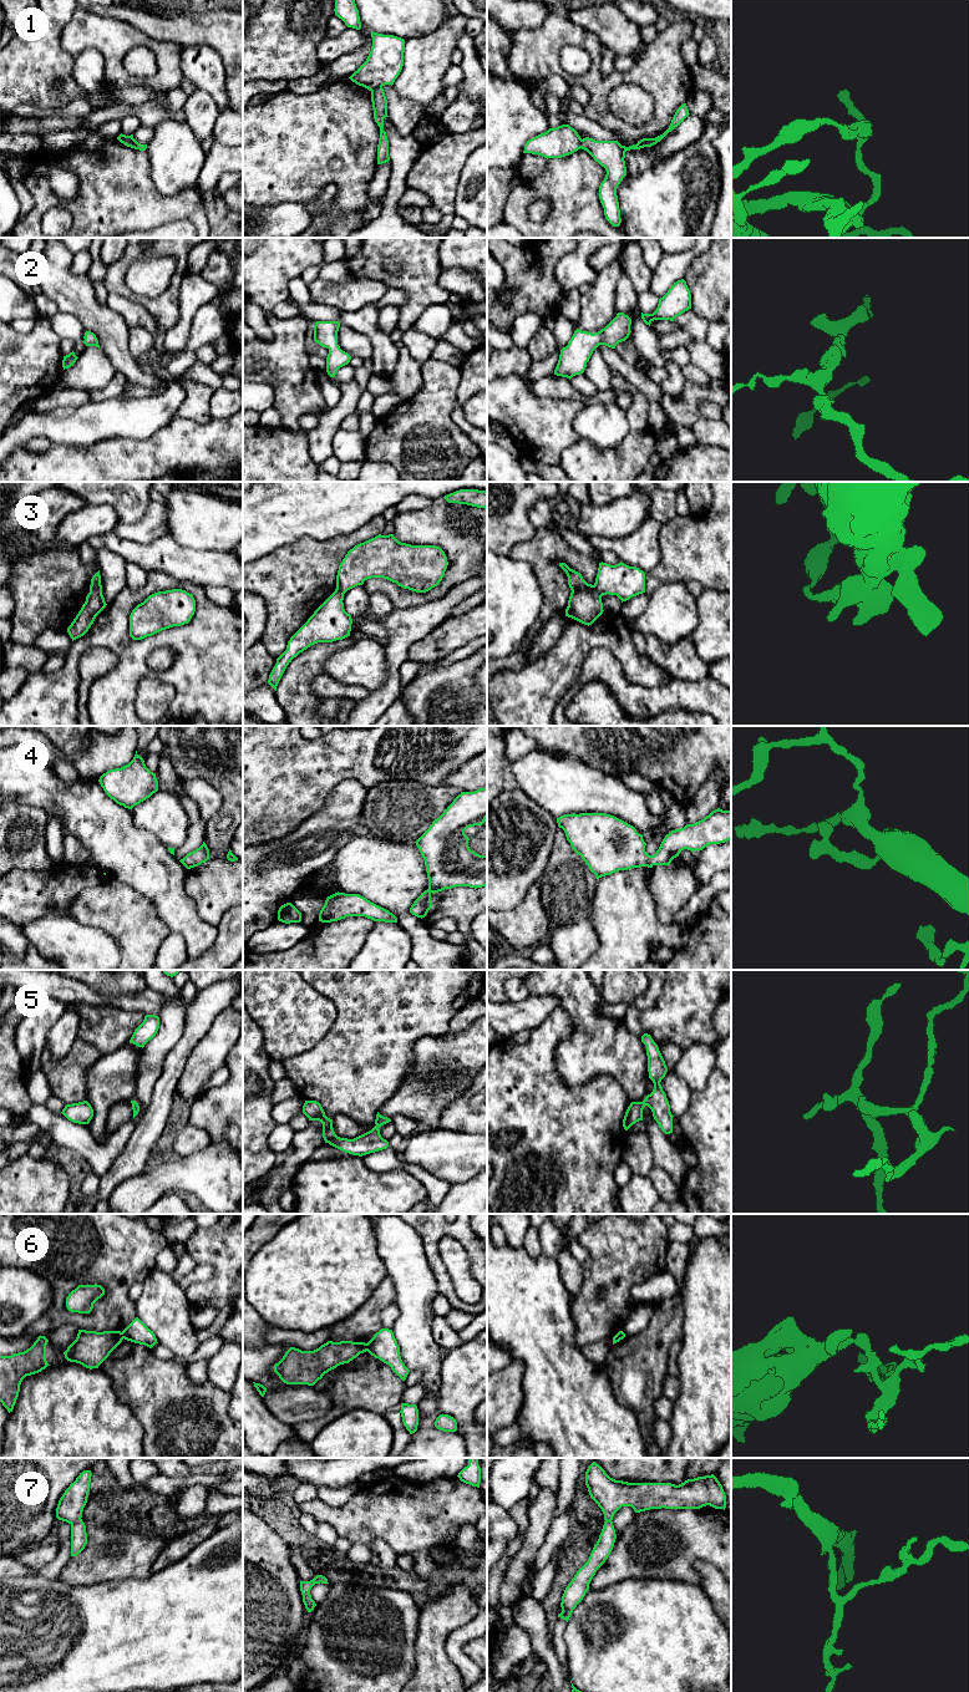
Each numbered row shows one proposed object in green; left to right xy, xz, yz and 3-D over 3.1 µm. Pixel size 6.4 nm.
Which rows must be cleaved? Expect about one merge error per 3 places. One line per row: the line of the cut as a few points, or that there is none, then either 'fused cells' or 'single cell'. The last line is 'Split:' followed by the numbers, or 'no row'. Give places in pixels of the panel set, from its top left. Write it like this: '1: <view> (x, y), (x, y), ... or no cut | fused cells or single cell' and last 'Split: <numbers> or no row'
1: xz (381, 86), (371, 91) | fused cells
2: no cut | single cell
3: xy (100, 584), (90, 592) | fused cells
4: no cut | single cell
5: no cut | single cell
6: xz (365, 1344), (368, 1350) | fused cells
7: no cut | single cell
Split: 1, 3, 6

